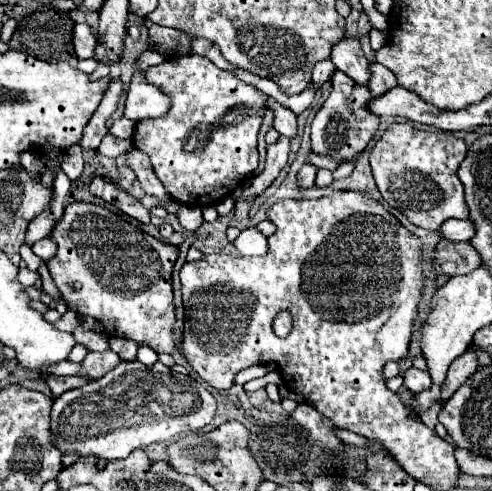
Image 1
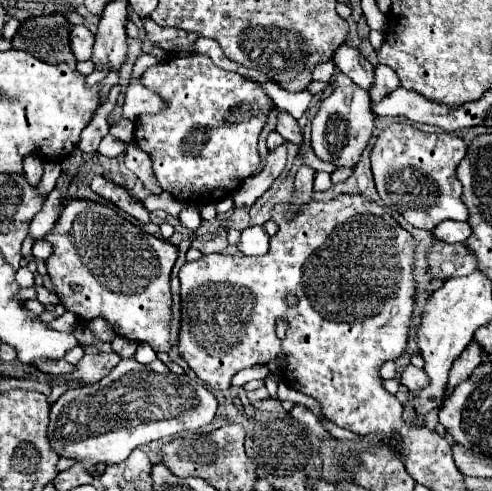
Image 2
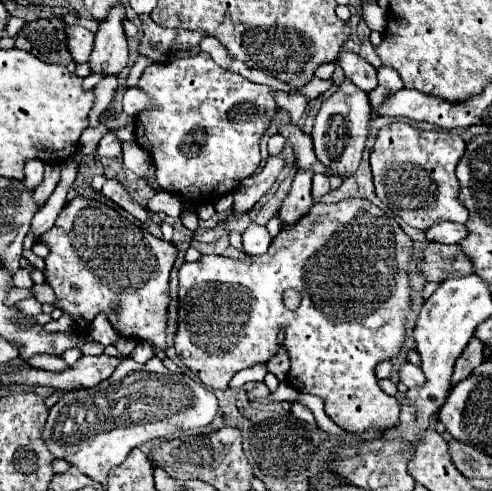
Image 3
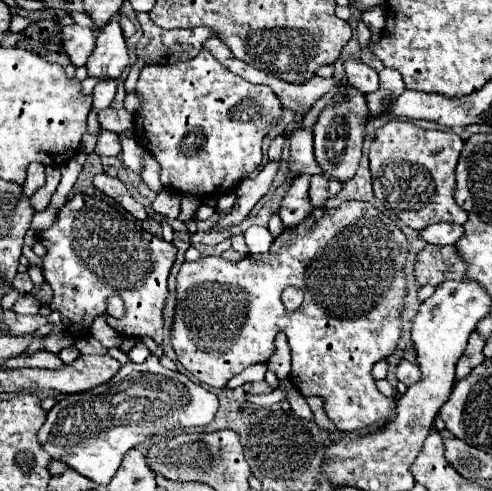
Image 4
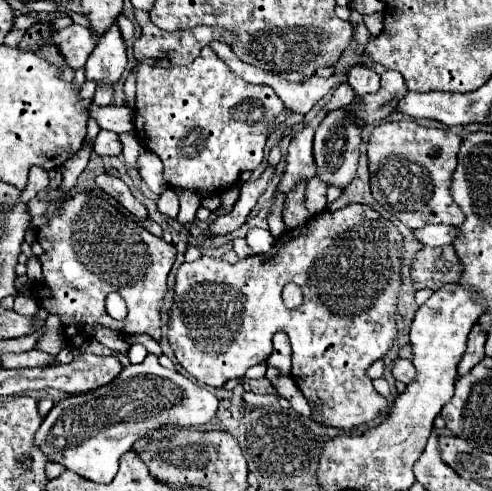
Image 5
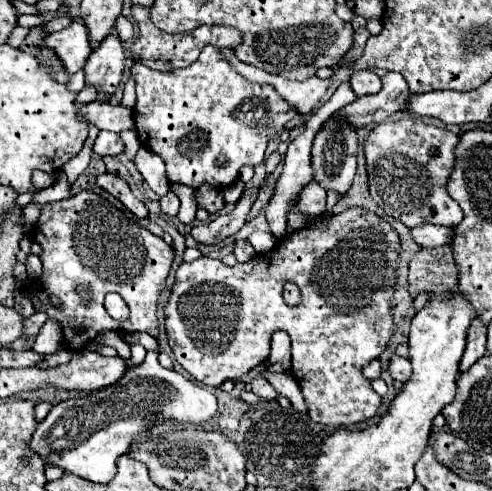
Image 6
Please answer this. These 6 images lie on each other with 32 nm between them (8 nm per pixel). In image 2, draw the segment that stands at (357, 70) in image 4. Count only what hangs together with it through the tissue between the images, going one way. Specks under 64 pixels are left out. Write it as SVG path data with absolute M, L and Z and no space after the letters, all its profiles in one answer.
M346 42L340 44L332 56L332 62L336 64L336 68L340 72L344 72L346 76L350 76L350 80L354 80L358 86L362 88L370 88L374 82L374 66L362 56L360 48L356 46L348 46Z

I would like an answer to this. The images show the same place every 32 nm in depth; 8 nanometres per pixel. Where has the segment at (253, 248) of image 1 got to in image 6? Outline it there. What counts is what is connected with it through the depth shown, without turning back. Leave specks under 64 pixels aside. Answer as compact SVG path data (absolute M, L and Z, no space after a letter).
M252 232L248 242L252 244L252 248L256 250L256 254L264 254L264 252L270 252L274 246L276 246L276 238L270 234L270 232Z

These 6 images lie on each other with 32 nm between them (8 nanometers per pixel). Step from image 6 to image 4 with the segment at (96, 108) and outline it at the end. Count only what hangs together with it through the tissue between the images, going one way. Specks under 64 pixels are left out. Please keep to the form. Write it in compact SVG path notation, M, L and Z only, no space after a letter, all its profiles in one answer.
M106 108L98 114L98 122L104 130L110 132L124 132L128 128L134 126L134 116L130 112L124 112L124 108L114 110L114 108Z

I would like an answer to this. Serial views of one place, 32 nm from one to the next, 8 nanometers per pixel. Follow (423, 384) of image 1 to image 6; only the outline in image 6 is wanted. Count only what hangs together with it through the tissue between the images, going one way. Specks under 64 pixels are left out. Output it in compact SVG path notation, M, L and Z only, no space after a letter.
M394 354L390 358L390 374L394 380L400 380L400 382L408 382L412 378L412 368L410 368L410 360L408 358L400 358L398 354Z

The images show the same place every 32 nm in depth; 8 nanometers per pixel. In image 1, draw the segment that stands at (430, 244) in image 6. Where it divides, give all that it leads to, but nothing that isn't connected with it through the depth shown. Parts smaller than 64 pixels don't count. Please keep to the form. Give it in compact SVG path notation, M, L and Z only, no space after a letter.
M448 220L446 224L442 224L440 234L452 242L462 242L462 240L470 240L476 234L476 228L472 224L472 220Z

